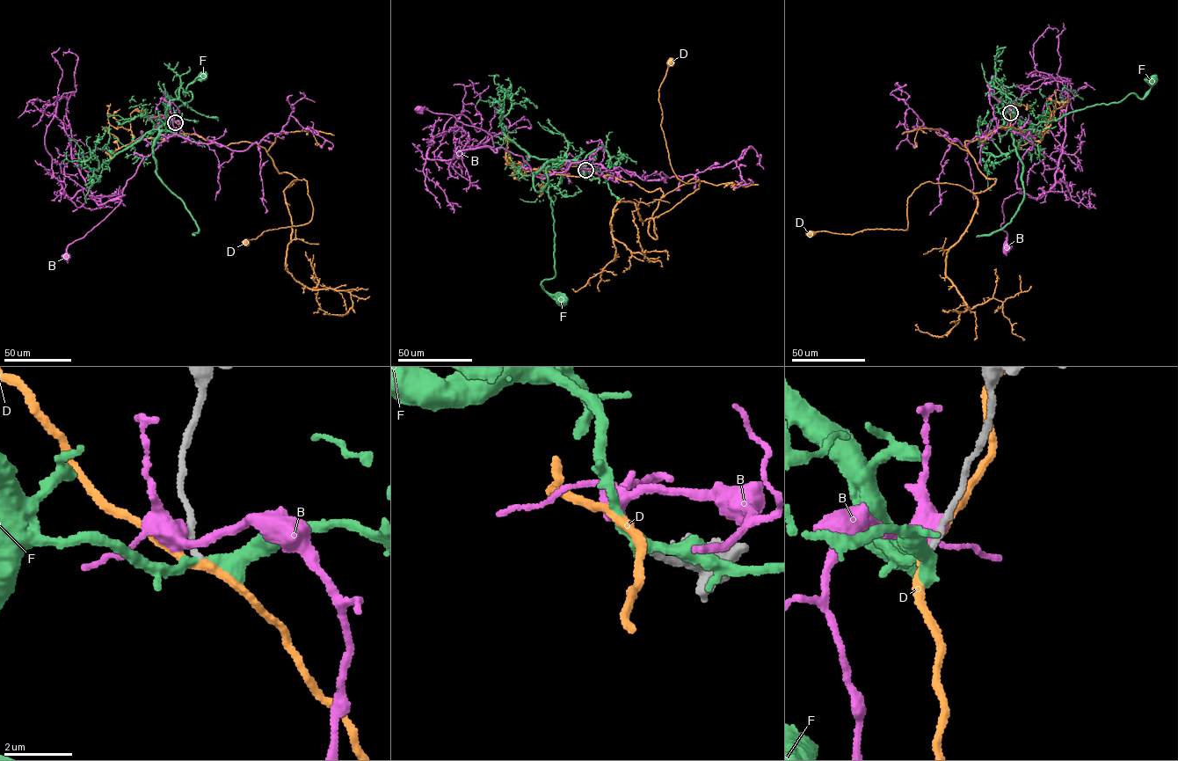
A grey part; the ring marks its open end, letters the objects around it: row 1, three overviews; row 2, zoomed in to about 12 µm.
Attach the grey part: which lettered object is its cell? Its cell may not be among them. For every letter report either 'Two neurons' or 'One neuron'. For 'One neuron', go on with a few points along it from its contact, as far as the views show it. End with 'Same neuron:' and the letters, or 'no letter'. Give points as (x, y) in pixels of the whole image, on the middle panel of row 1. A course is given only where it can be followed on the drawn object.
B: Two neurons
D: One neuron. Its course: (585, 170), (660, 187), (648, 233), (657, 239), (654, 218), (698, 188), (673, 172), (661, 126), (670, 62)
F: Two neurons
Same neuron: D

